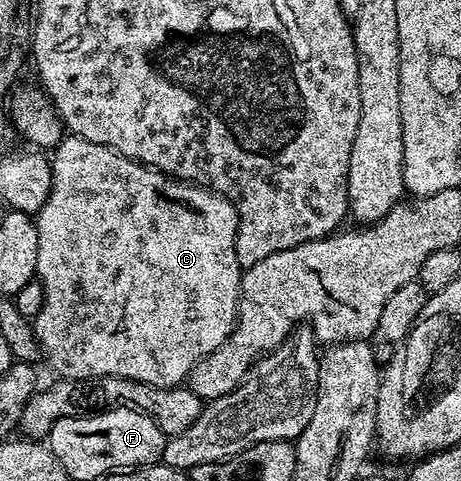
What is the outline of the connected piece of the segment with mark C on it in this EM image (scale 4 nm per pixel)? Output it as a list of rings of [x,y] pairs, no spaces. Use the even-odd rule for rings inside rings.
[[[67,133],[53,147],[50,158],[52,168],[52,192],[44,208],[36,216],[38,247],[36,248],[36,278],[42,284],[44,300],[40,312],[32,319],[34,338],[42,349],[42,358],[58,373],[62,380],[88,382],[92,378],[127,378],[156,388],[172,388],[183,385],[189,379],[192,368],[204,356],[216,352],[220,344],[230,339],[230,333],[238,325],[238,297],[242,291],[243,266],[236,260],[236,232],[238,213],[227,198],[214,194],[205,186],[180,182],[161,174],[152,166],[118,154],[109,146],[92,144],[80,136]]]

